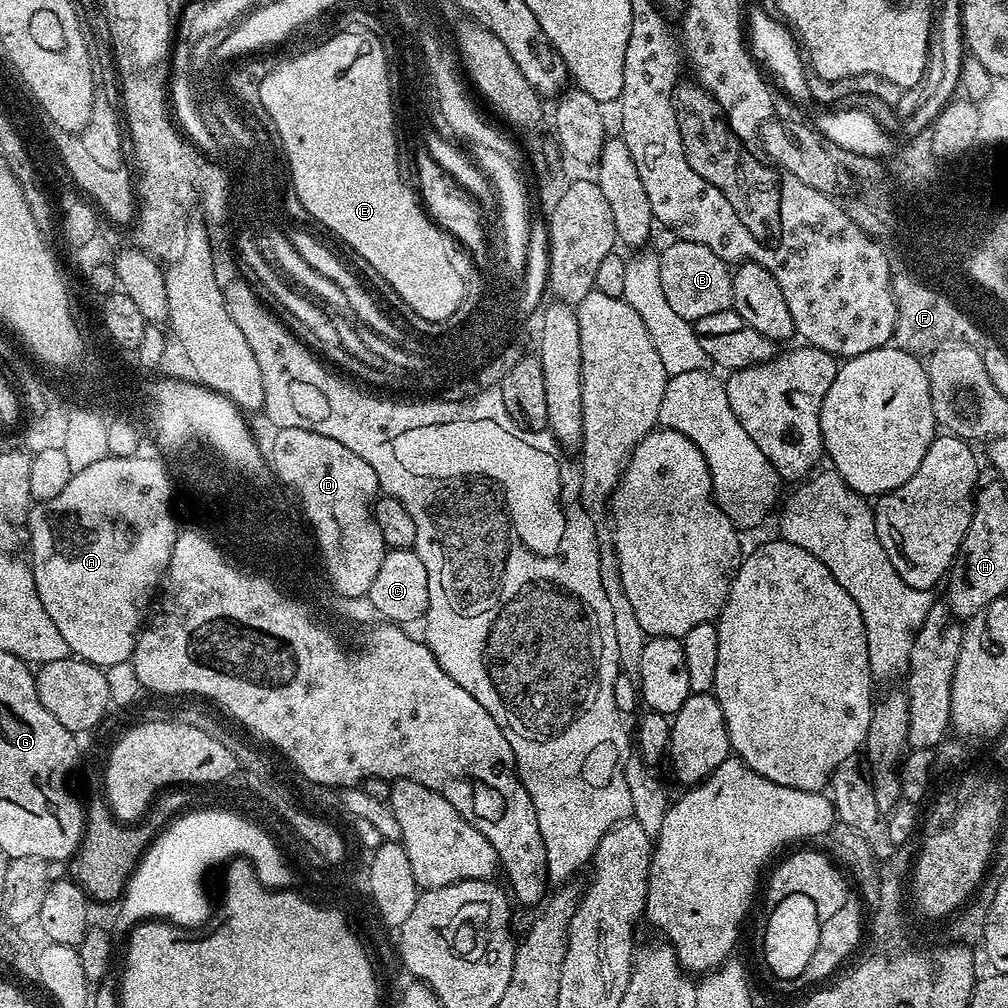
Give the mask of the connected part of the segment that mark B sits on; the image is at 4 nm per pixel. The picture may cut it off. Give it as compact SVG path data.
M679 238L673 241L665 252L659 253L662 290L673 310L693 322L706 318L706 314L729 311L732 307L733 269L725 260L718 258L710 246Z

